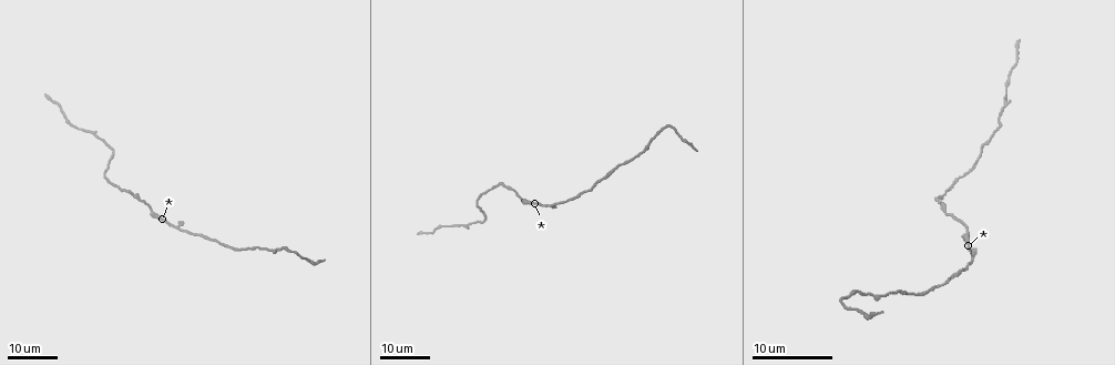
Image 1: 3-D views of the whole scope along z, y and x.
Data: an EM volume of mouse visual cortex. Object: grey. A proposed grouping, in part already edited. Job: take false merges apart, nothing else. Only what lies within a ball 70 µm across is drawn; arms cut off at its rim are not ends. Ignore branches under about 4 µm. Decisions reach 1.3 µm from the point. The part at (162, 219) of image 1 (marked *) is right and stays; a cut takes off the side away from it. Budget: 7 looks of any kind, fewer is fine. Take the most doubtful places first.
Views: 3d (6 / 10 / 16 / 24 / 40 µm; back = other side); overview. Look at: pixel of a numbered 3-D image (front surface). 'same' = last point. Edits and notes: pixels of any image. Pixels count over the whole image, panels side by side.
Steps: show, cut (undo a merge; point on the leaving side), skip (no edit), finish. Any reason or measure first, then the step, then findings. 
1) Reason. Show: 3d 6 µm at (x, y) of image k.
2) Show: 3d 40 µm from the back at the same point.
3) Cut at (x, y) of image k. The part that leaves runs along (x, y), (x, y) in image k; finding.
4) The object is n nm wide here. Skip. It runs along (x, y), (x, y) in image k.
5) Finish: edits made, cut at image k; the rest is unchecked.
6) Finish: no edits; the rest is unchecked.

Sudden change in width. Show: 3d 16 µm at (152, 211) of image 1.

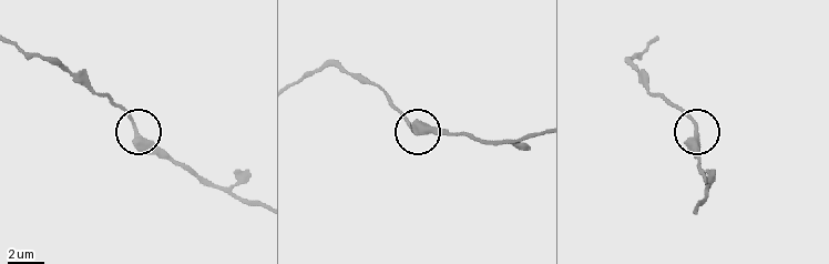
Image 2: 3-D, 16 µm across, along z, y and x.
Show: 3d 10 µm at (137, 131) of image 2.

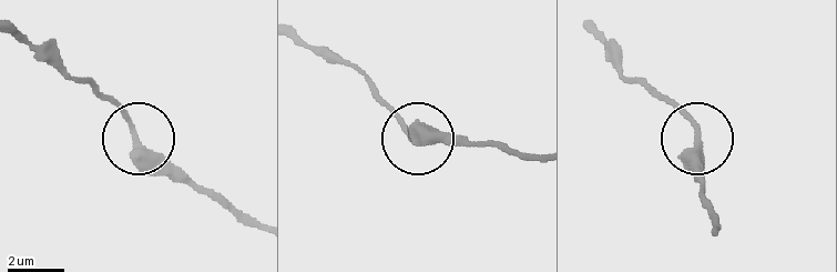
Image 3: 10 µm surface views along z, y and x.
Skip. It runs along (701, 187), (691, 122), (645, 82) in image 3; continuous, no second neuron.

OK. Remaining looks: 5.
Calibre changes. Show: 3d 16 µm at (66, 114) of image 1.

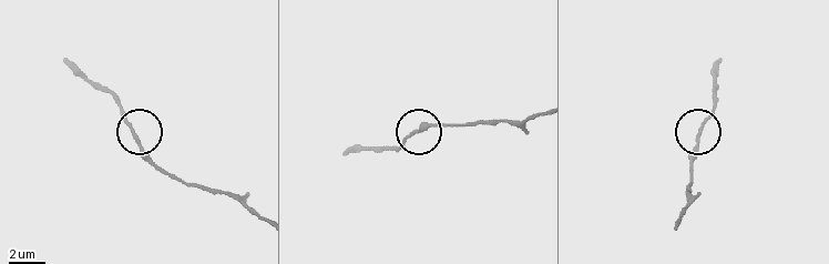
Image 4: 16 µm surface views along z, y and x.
Show: 3d 10 µm at (699, 135) of image 4.

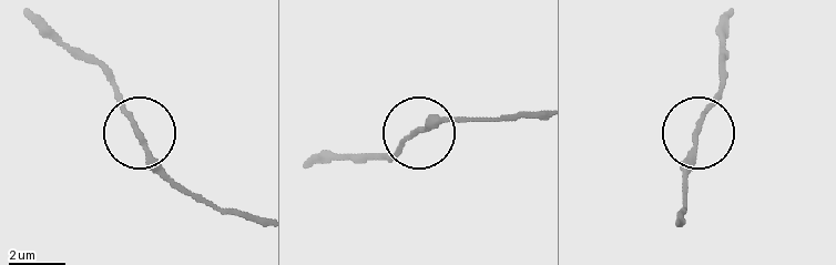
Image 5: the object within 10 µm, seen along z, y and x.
Skip. It runs along (680, 225), (693, 139), (722, 84) in image 5; all the same neuron.

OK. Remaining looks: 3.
Calibre changes. Show: 3d 16 µm at (899, 292) of image 1.

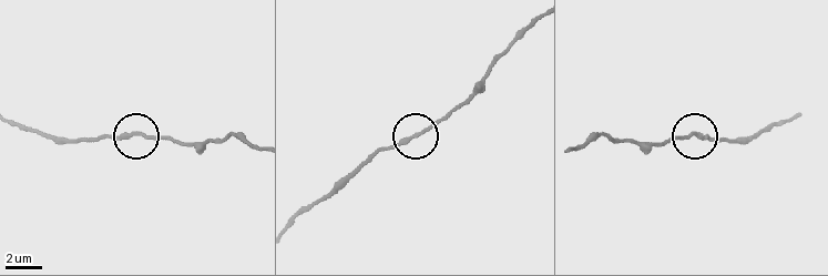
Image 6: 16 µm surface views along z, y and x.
Show: 3d 6 µm at (145, 135) of image 6.

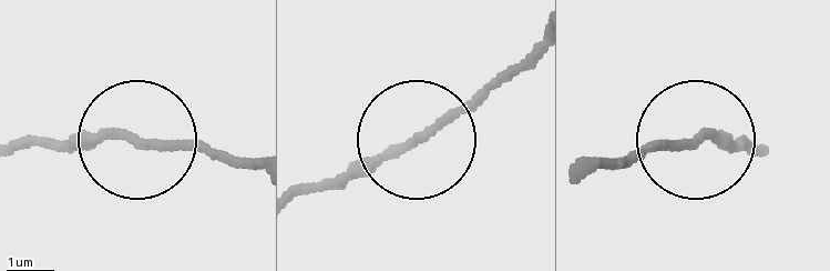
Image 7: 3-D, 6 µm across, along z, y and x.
The object is 180 nm wide here. Skip. It runs along (758, 146), (663, 138), (607, 162) in image 7; one neuron here.

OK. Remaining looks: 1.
Finish: no edits; the rest is unchecked.

